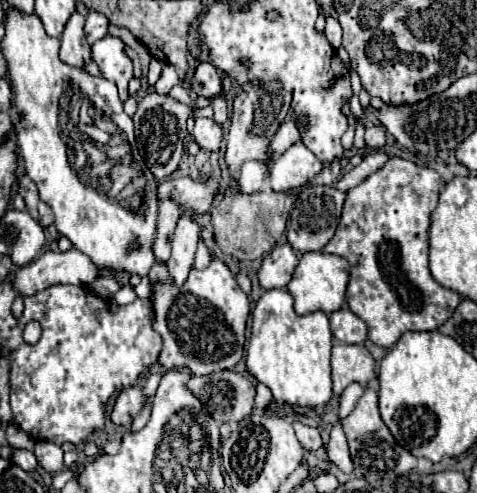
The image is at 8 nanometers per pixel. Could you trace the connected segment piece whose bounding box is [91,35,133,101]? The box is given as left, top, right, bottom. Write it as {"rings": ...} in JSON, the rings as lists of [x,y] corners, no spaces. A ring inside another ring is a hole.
{"rings":[[[107,35],[91,45],[91,57],[99,65],[101,75],[117,85],[121,101],[127,101],[127,83],[133,77],[133,65],[123,51],[123,41]]]}

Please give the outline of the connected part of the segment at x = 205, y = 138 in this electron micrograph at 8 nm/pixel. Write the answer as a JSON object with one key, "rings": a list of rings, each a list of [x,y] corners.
{"rings":[[[195,119],[195,129],[193,129],[193,137],[197,141],[197,145],[205,151],[217,151],[223,139],[223,131],[221,125],[217,125],[213,119]]]}

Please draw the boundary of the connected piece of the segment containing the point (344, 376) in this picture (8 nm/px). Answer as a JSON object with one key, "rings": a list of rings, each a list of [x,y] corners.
{"rings":[[[335,341],[331,349],[331,379],[335,395],[341,395],[353,381],[365,385],[375,379],[375,361],[365,345],[343,345]]]}

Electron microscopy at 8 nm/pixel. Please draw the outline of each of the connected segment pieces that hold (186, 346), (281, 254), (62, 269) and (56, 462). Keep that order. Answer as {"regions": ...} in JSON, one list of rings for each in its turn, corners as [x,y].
{"regions":[[[[213,257],[209,267],[191,269],[185,285],[177,287],[165,263],[157,263],[149,271],[153,283],[151,309],[153,329],[163,339],[157,363],[165,369],[191,369],[193,375],[209,375],[233,369],[243,357],[245,325],[249,317],[249,297],[241,291],[235,275],[223,259]]],[[[291,245],[275,247],[261,263],[259,269],[259,285],[263,289],[281,289],[289,283],[295,265],[299,263],[299,253],[291,249]]],[[[69,249],[65,253],[45,251],[27,267],[17,269],[11,277],[11,283],[19,297],[27,297],[59,283],[81,287],[91,285],[97,275],[99,269],[93,265],[93,261],[77,249]]],[[[35,441],[33,449],[39,467],[47,473],[59,473],[63,469],[63,449],[51,441]]]]}

